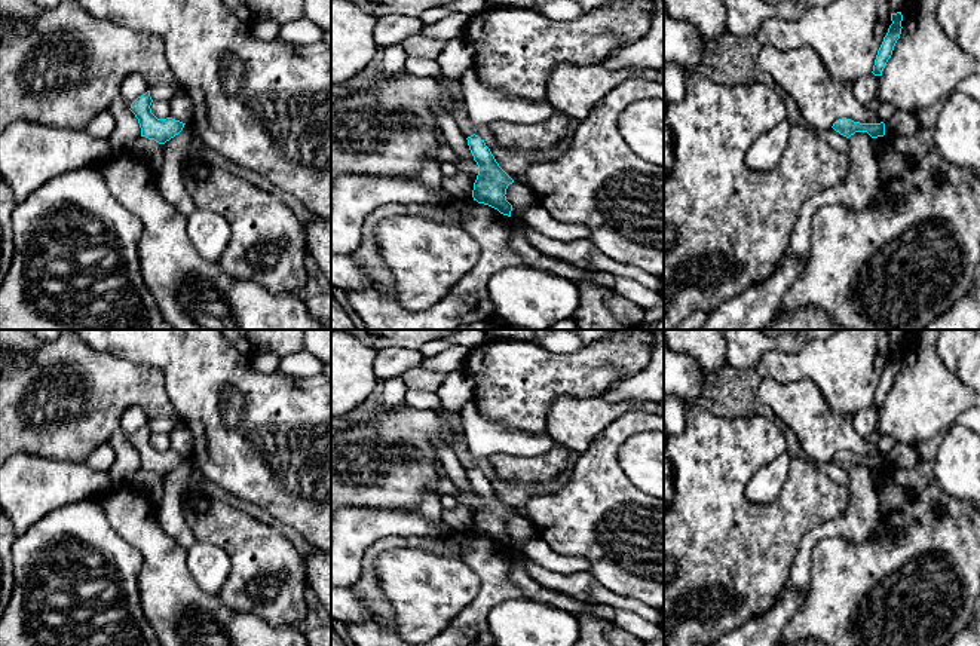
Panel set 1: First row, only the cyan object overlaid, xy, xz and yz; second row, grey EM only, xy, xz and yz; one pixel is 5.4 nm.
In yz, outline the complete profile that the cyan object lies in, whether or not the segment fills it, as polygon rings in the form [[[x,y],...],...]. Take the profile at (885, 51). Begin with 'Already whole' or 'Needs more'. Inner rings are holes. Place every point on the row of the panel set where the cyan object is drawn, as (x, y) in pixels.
Needs more. [[[888,0],[892,24],[889,25],[888,33],[883,37],[883,42],[878,50],[873,71],[872,71],[875,76],[882,76],[882,71],[883,71],[888,59],[892,55],[894,46],[895,46],[897,40],[900,39],[901,28],[903,28],[901,27],[901,21],[903,21],[901,10],[904,7],[904,3],[906,3],[906,0]]]

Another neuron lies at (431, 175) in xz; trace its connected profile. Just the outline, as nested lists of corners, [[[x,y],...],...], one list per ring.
[[[437,160],[425,162],[419,177],[420,177],[423,186],[432,195],[431,200],[428,202],[429,205],[448,211],[453,215],[456,215],[459,220],[463,220],[465,217],[468,217],[468,212],[460,206],[460,200],[453,198],[442,187],[444,175],[442,175],[441,166]]]

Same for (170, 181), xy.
[[[190,123],[183,131],[166,141],[163,146],[163,165],[157,175],[157,189],[160,195],[181,214],[192,214],[196,206],[193,196],[184,186],[183,168],[189,162],[187,150],[196,138]]]

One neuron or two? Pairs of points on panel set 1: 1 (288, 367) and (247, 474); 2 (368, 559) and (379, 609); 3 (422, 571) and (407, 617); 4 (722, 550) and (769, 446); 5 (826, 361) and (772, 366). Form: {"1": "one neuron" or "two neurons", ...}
{"1": "two neurons", "2": "one neuron", "3": "one neuron", "4": "one neuron", "5": "one neuron"}

